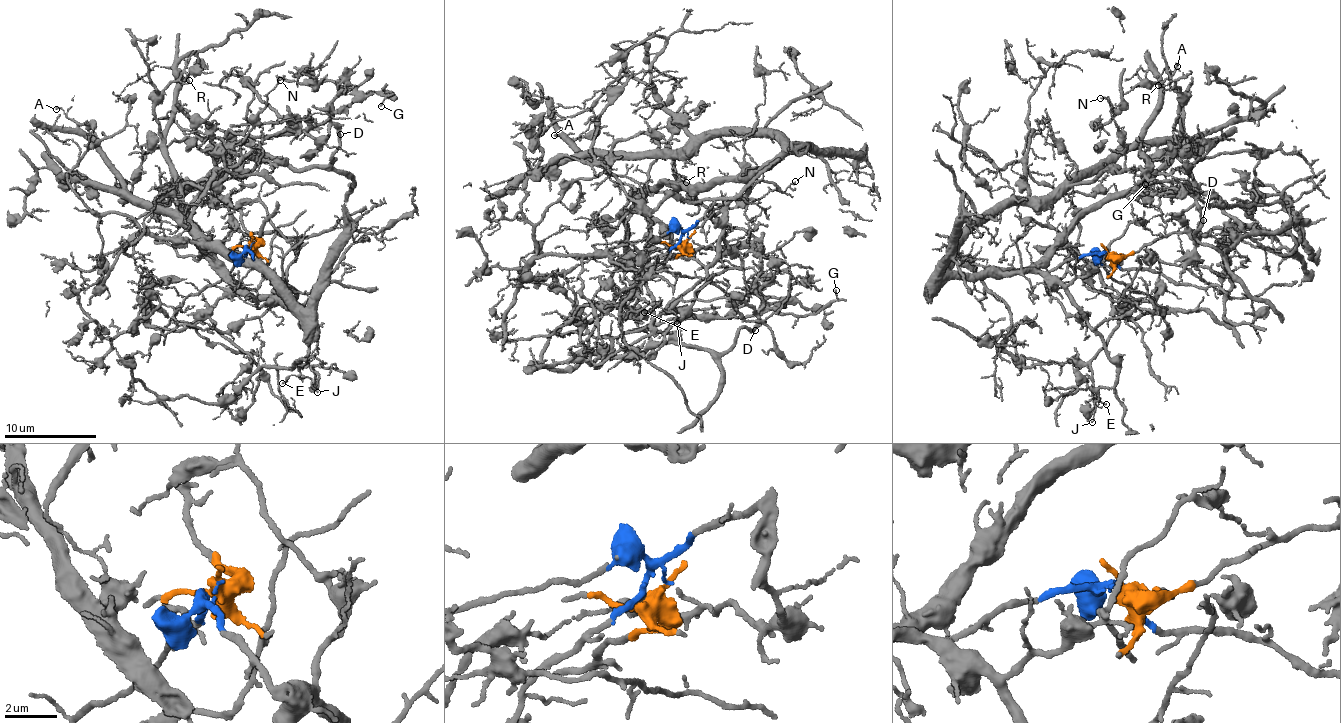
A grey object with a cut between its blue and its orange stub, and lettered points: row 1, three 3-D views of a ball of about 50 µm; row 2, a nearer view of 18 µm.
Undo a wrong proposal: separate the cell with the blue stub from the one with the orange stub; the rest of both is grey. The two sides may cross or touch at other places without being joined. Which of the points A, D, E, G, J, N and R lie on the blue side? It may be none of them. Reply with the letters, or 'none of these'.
A, E, J, N, R

